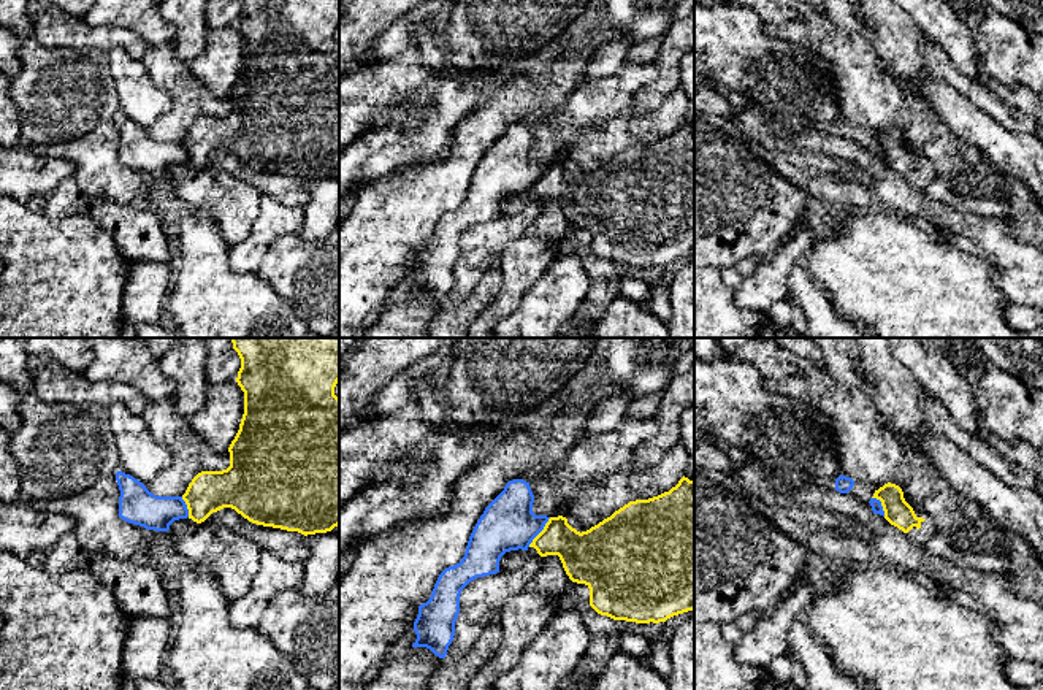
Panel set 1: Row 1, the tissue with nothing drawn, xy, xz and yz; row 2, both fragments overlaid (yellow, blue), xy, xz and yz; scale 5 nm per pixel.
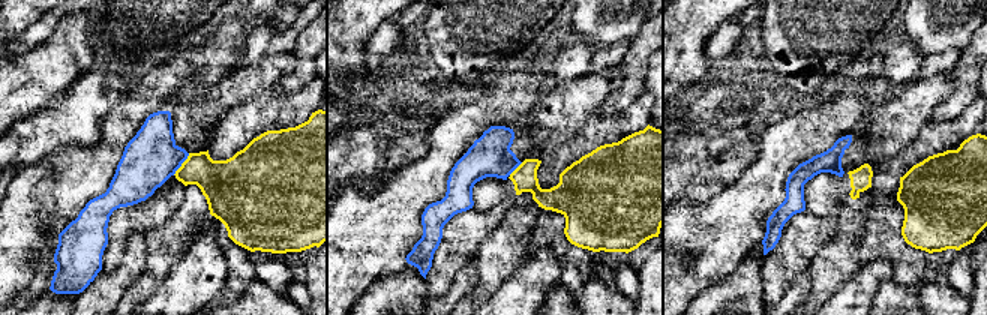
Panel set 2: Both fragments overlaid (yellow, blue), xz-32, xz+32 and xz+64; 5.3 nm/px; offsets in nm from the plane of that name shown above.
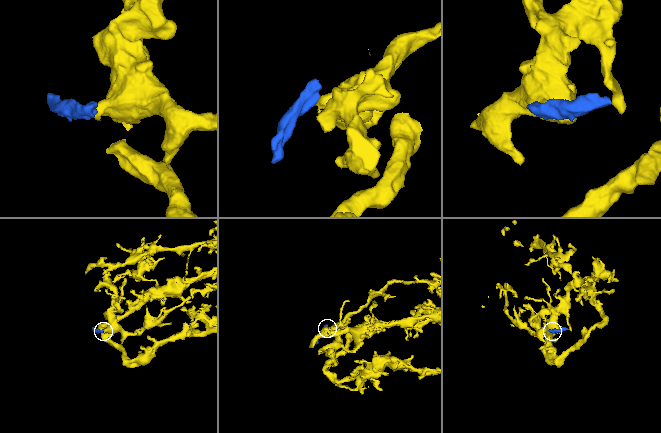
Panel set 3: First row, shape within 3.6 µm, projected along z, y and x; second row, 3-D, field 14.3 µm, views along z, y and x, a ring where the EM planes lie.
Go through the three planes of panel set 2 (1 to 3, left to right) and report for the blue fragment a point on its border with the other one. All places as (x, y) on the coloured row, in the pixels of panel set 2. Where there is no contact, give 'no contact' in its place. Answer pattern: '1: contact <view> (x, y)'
1: contact xz-32 (182, 164)
2: contact xz+32 (516, 168)
3: no contact

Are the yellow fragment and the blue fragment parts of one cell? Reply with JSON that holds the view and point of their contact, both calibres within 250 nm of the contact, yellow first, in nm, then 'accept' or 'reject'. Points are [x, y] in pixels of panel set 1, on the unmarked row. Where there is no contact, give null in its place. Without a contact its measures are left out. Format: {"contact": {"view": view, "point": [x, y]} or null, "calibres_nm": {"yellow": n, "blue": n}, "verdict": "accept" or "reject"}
{"contact": {"view": "xz", "point": [541, 176]}, "calibres_nm": {"yellow": 240, "blue": 280}, "verdict": "reject"}

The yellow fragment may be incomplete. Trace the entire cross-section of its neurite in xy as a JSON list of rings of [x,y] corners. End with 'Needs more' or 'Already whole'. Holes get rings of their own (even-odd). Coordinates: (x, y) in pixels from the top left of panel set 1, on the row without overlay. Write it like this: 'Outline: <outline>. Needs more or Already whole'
Outline: [[[239,0],[241,13],[236,27],[244,36],[244,59],[239,75],[231,86],[230,111],[222,116],[201,116],[189,128],[182,144],[189,154],[189,163],[197,168],[204,167],[212,157],[231,152],[252,168],[298,176],[304,181],[331,176],[339,170],[339,43],[334,32],[339,27],[339,0]]]. Already whole

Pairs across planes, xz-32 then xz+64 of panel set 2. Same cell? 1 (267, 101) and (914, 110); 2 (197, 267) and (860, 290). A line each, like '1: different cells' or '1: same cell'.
1: different cells
2: same cell

